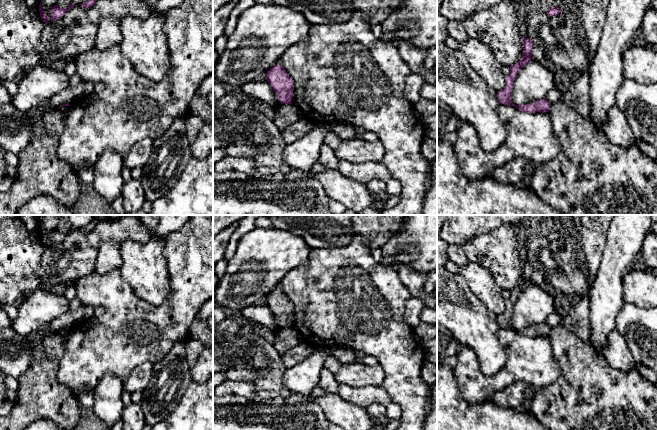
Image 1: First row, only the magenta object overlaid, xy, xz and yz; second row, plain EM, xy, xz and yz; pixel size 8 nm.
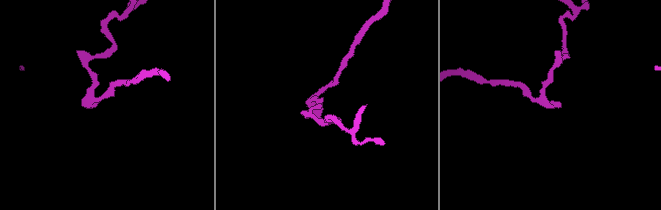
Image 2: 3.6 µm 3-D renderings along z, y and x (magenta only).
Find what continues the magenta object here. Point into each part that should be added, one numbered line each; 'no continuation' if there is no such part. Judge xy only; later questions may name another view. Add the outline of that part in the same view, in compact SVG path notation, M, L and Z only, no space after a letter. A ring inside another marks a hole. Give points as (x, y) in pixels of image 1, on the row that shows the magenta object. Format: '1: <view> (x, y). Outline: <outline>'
no continuation

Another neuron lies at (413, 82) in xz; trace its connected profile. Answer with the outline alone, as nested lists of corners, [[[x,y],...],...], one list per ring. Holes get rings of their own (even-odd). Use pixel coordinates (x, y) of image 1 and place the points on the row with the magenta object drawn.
[[[411,72],[405,79],[404,98],[415,104],[421,98],[420,89],[423,84],[423,78],[414,72]]]

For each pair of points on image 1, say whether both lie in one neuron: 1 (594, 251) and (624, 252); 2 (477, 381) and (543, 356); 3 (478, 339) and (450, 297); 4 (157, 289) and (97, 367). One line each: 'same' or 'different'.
1: different
2: same
3: same
4: different

